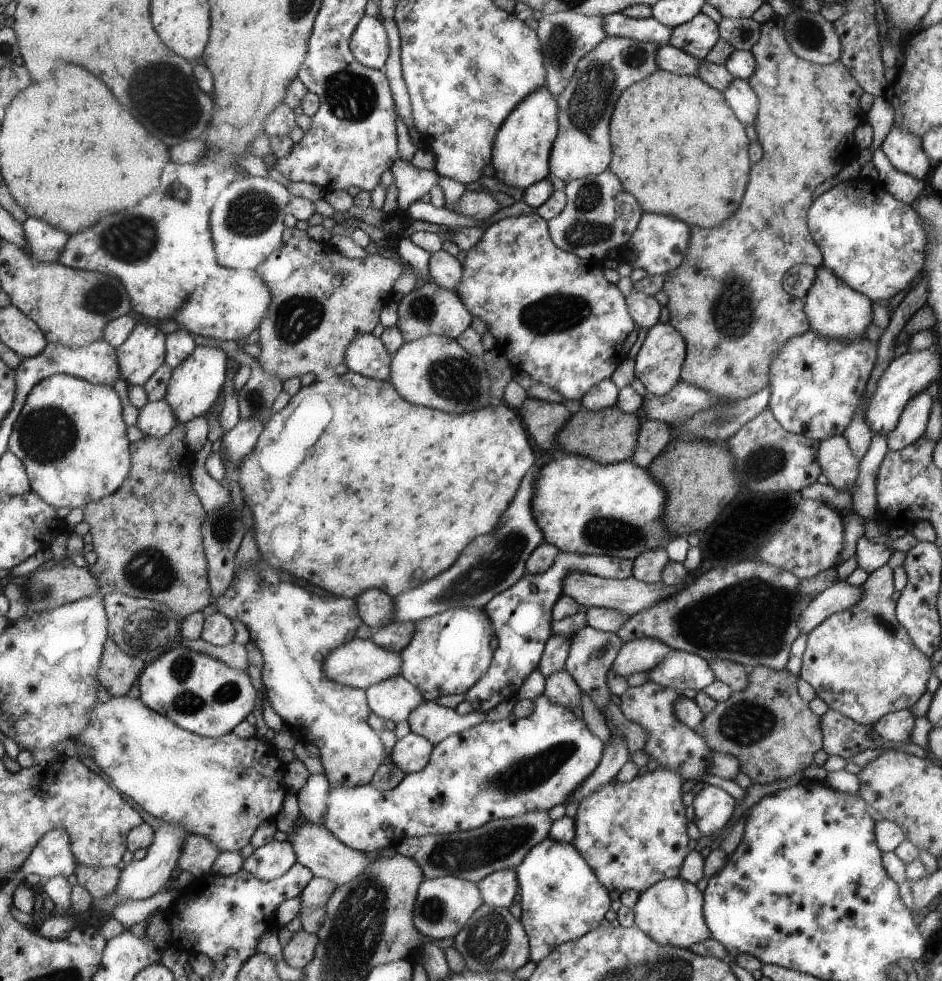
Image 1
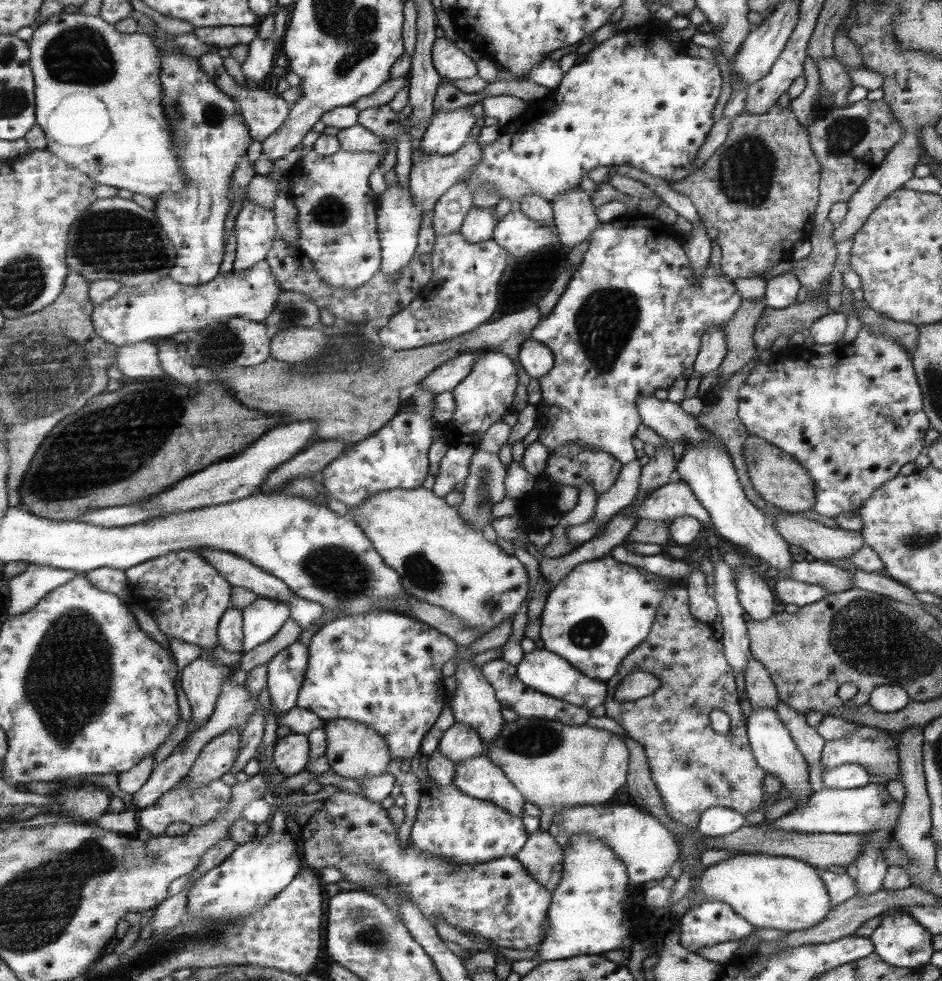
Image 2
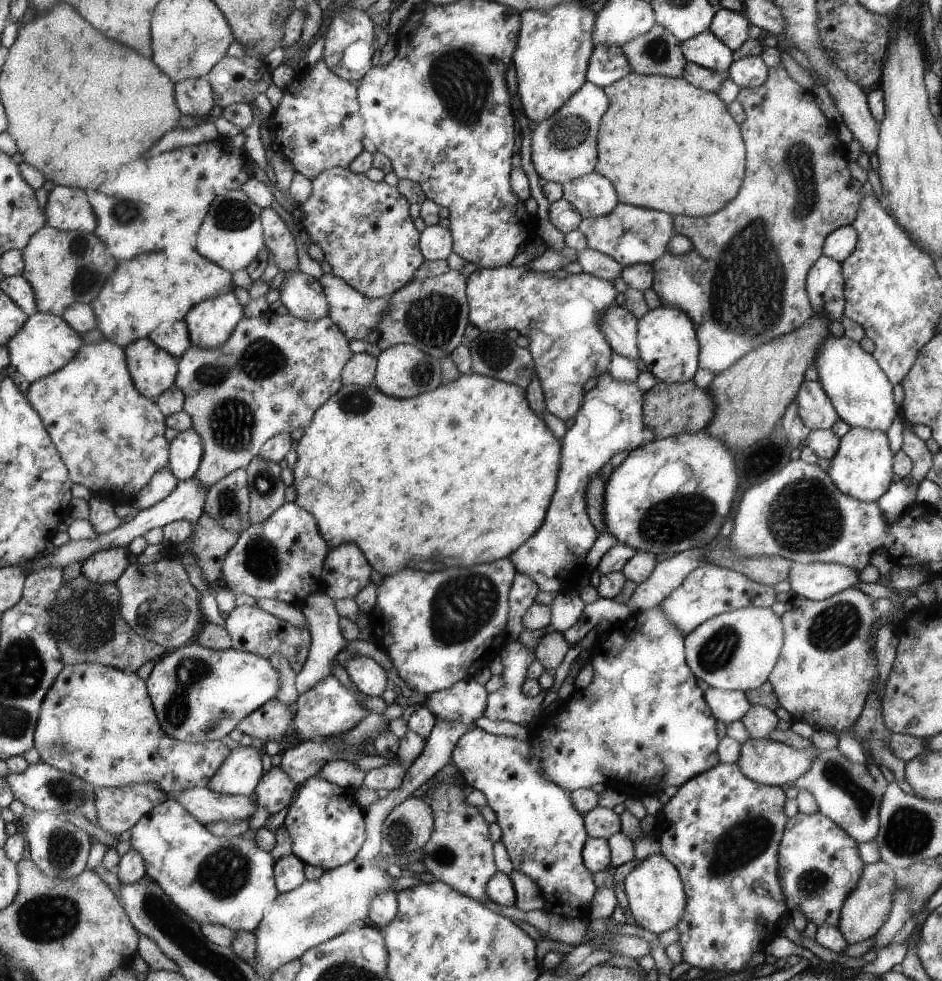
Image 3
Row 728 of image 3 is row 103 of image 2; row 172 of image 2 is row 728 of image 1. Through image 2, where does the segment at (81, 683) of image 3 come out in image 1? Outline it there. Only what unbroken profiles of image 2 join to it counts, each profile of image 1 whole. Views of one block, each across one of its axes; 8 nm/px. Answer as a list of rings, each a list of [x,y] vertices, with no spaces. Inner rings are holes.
[[[123,695],[122,697],[111,696],[107,702],[98,700],[98,703],[88,713],[88,719],[90,723],[73,741],[77,746],[83,745],[92,754],[91,758],[94,760],[92,765],[96,767],[123,796],[134,803],[139,809],[143,809],[147,814],[150,814],[156,819],[179,825],[188,834],[199,835],[209,839],[209,842],[217,847],[219,853],[223,851],[235,852],[235,850],[241,850],[241,848],[249,842],[249,836],[253,834],[255,826],[257,826],[261,820],[275,818],[275,814],[281,810],[281,803],[283,802],[283,796],[285,796],[283,766],[281,766],[281,762],[279,762],[277,756],[275,756],[275,748],[269,746],[269,743],[262,741],[259,737],[255,738],[255,736],[252,736],[242,739],[234,735],[232,731],[216,737],[202,737],[197,733],[189,732],[187,729],[179,728],[179,725],[176,725],[174,721],[169,720],[165,715],[152,711],[138,698],[129,698],[127,695]]]

